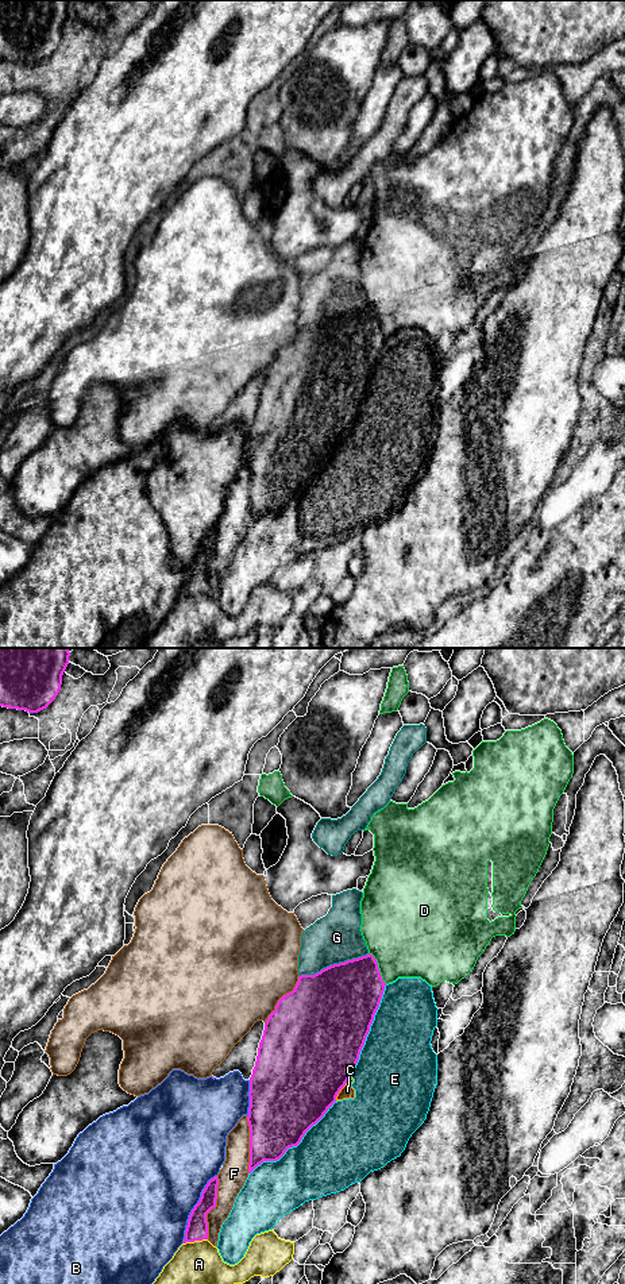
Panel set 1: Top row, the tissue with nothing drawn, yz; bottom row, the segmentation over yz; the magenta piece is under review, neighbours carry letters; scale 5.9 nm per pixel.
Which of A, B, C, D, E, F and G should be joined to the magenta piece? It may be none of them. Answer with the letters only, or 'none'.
G

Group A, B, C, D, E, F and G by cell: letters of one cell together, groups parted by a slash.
A / B / C E / D / F / G

